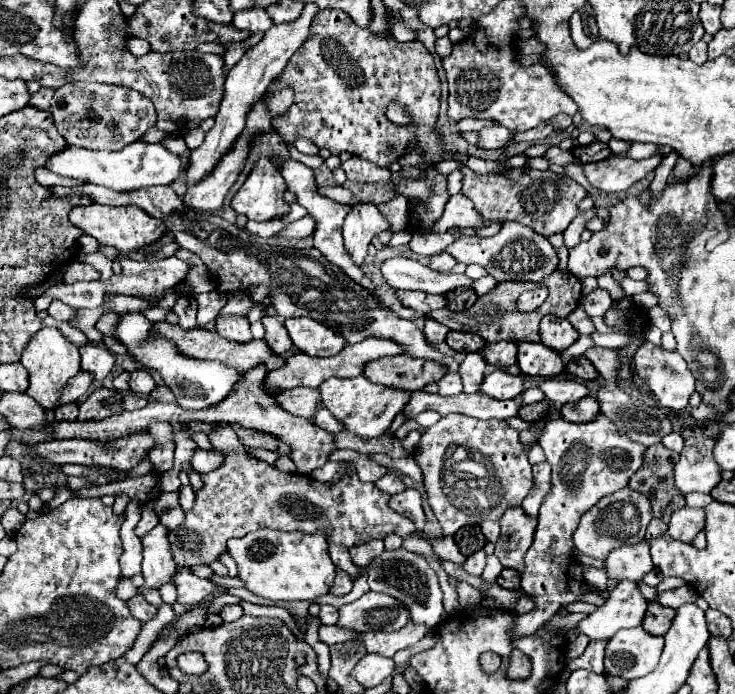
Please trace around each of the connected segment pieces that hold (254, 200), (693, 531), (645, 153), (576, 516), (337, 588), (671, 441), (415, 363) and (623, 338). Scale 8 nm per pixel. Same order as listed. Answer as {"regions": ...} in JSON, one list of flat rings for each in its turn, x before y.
{"regions":[[[260,158,248,174,242,188,234,194,230,206,248,216,248,220,272,220,288,212,282,194,286,190,284,178,268,158]],[[680,508,668,524,668,536,680,542,692,542,694,536,704,528,704,510,702,508]],[[634,142,626,155,630,158,634,158,635,160,644,159,646,157,650,157,650,154,654,154,654,152,656,152,654,148,658,148,658,146,652,143]],[[604,412,586,424,564,422,562,418,550,420,540,436,540,446,552,466,552,490,540,506,534,544,526,554,526,568,520,580,520,588,534,598,536,610,532,614,513,615,512,638,534,634,560,606,576,602,578,594,588,592,580,566,570,558,570,548,574,546,572,532,588,508,628,484,630,476,640,468,646,450,646,446,632,442,620,432]],[[336,568,336,580,334,580,334,586,332,586,332,594,344,596,344,594,348,594,350,590,352,590,352,580,350,580,350,576,348,576,344,570]],[[672,432,672,434,668,434,668,436,664,436,664,440,662,440,662,444,664,444,666,448,670,448,670,450,674,450,674,452,680,452,680,450,684,448,684,438,682,438,680,434,676,434,676,432]],[[408,354,384,356,380,360,370,360,368,364,364,364,364,376,370,382,410,392,420,390,430,382,438,382,444,374,446,372,444,368,440,368,440,364,412,358]],[[594,330,594,332,590,334,590,338,592,338,592,342,594,342,596,346,604,346,604,348,619,348,630,342,630,338,624,334,602,334,598,332,598,330]]]}

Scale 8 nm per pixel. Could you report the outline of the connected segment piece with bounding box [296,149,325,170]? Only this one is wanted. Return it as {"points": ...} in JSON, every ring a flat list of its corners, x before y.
{"points":[[296,149,296,160,302,162,304,165,312,168,313,170,319,169,324,164,324,159,319,155,305,155]]}

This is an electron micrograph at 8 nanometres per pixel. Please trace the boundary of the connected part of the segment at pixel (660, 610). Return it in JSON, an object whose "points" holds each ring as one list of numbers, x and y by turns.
{"points":[[648,602,648,610,644,614,642,628,652,636,664,636,664,632,668,632,668,628,672,624,674,614,676,612,672,608,666,608,658,602]]}

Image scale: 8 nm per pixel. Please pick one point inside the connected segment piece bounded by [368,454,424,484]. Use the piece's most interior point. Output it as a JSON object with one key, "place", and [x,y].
{"place":[407,466]}

